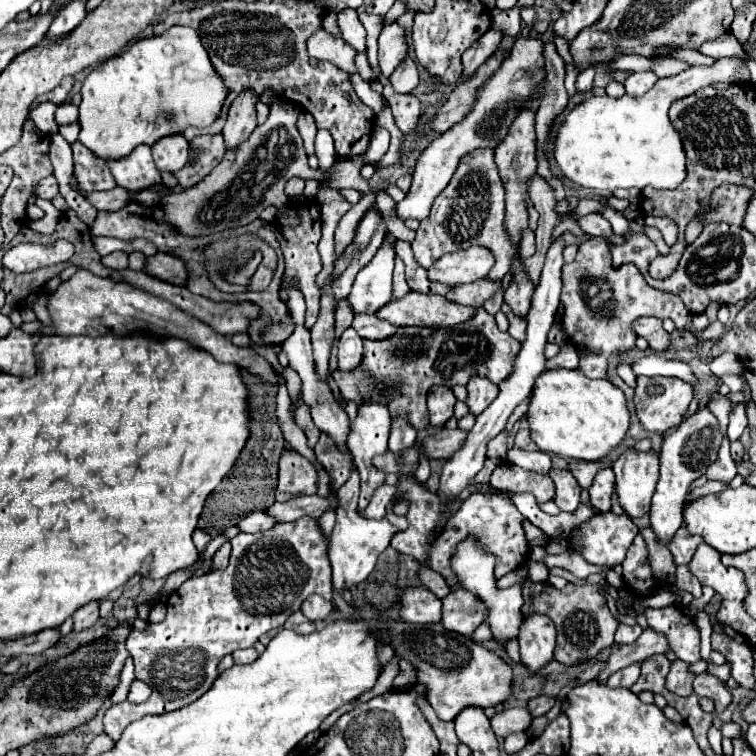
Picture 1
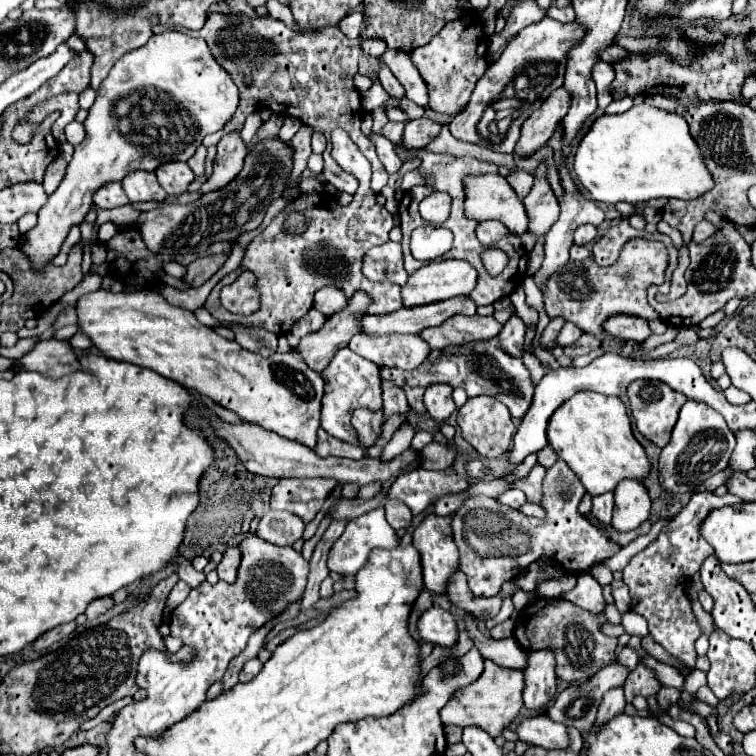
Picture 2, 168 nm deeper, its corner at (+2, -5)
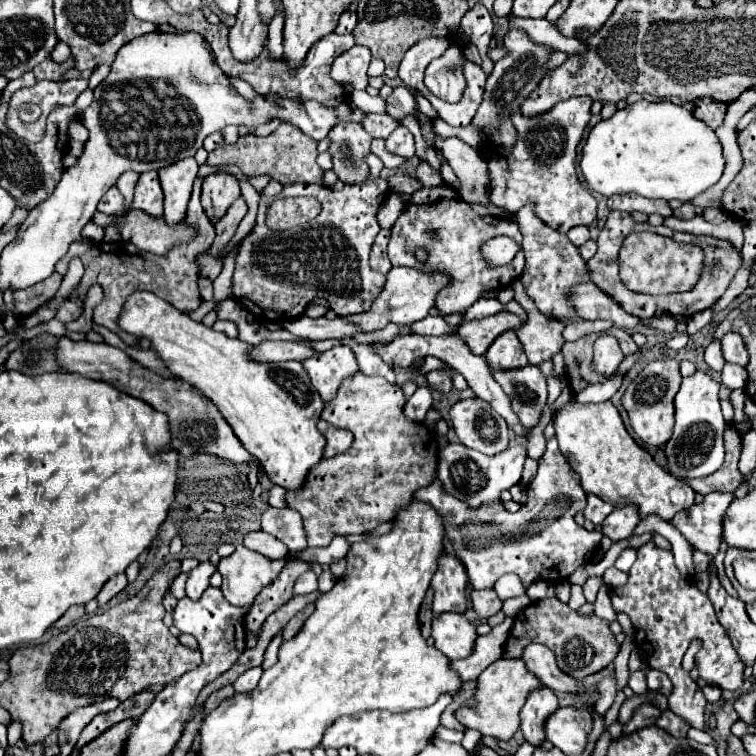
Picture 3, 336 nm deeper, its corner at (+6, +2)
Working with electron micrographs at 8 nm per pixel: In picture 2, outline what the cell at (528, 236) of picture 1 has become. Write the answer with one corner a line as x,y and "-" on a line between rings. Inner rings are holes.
484,221
484,223
478,225
476,235
478,235
478,239
484,243
484,247
492,247
496,241
500,241
502,237
506,237
508,231
506,231
506,227
504,227
502,223
498,223
498,221

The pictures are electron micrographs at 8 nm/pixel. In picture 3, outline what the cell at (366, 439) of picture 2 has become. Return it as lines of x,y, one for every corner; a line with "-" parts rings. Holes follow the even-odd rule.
364,374
354,376
352,380
344,380
338,388
336,398
324,408
321,419
330,424
354,432
354,444
348,452
332,456
328,460
320,460
316,466
310,468
306,482
298,490
286,492
286,504
302,514
304,530
308,538
308,546
328,546
332,536
336,534
364,534
378,528
382,522
394,520
396,512
402,506
408,506
412,494
428,486
436,474
438,462
438,442
436,436
426,430
424,424
412,422
404,418
404,394
398,384
390,384
384,378
368,378

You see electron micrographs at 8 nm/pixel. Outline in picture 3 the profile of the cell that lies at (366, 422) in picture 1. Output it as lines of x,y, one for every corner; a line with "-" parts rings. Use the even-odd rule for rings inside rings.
334,346
322,354
316,354
302,362
306,372
312,378
314,388
320,392
324,404
332,402
336,396
336,386
346,378
352,378
360,372
358,360
350,346

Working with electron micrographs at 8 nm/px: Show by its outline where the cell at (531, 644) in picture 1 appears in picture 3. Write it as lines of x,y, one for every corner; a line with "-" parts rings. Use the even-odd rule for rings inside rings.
540,684
536,690
532,690
528,694
526,704
520,710
520,728
524,732
524,738
534,744
540,746
540,742
544,740
544,718
548,718
554,710
558,708
558,700
556,694

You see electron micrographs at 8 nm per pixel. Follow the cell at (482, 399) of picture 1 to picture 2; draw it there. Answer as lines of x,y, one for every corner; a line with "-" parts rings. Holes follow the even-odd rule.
488,395
468,399
458,409
456,421
458,421
458,427
462,429
462,437
480,453
480,457
498,459
510,449
510,443
514,437
514,423
512,423
512,417
508,415
508,409
498,399
492,399

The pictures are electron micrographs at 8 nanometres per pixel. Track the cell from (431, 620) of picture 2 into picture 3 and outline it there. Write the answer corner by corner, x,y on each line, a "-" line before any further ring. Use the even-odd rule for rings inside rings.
444,612
444,614
434,616
434,620
432,620
432,638
436,640
436,648
442,654
446,654
450,660
466,658
472,654
472,644
476,640
476,626
472,622
468,622
462,614

